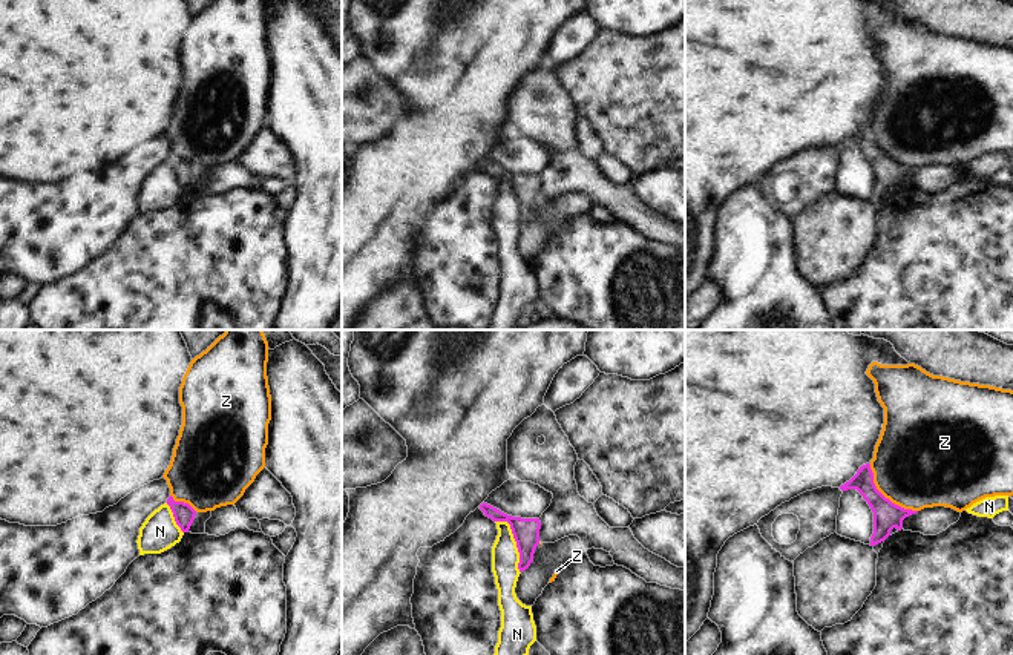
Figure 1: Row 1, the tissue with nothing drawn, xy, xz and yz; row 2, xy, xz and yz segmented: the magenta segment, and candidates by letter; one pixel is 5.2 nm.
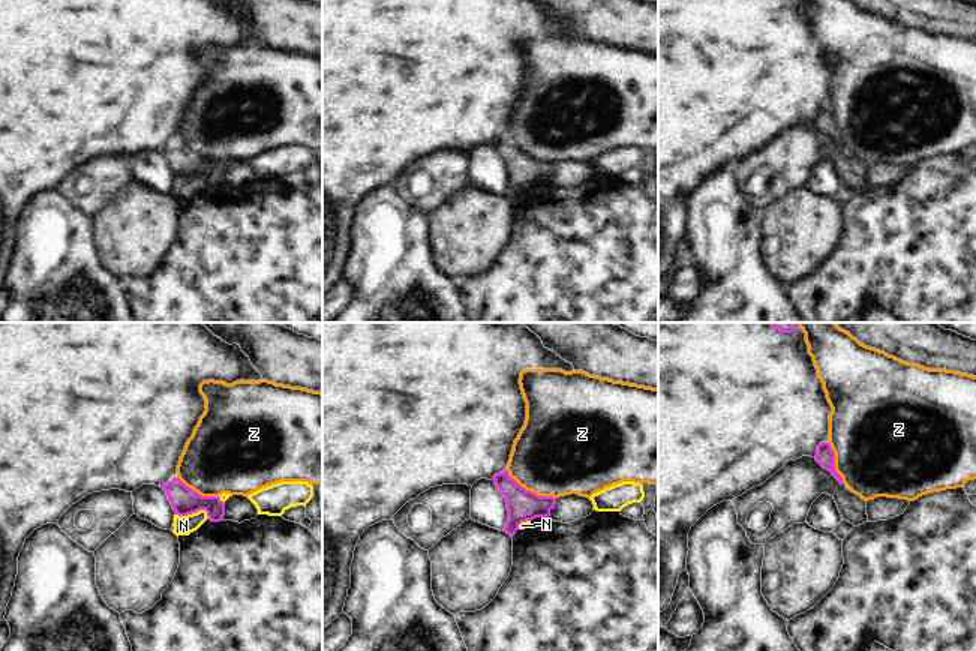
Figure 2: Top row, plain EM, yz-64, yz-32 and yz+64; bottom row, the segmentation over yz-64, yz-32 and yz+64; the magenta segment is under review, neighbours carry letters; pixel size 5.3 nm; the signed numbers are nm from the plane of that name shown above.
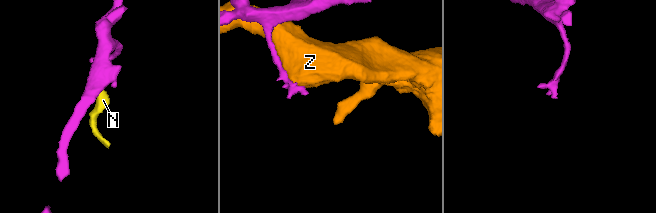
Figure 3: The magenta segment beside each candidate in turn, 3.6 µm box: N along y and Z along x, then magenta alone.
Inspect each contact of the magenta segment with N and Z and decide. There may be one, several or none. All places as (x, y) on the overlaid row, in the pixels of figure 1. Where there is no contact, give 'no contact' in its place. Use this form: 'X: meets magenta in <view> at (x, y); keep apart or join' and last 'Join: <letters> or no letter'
N: meets magenta in xz at (515, 540); keep apart
Z: meets magenta in yz at (885, 497); keep apart
Join: no letter

